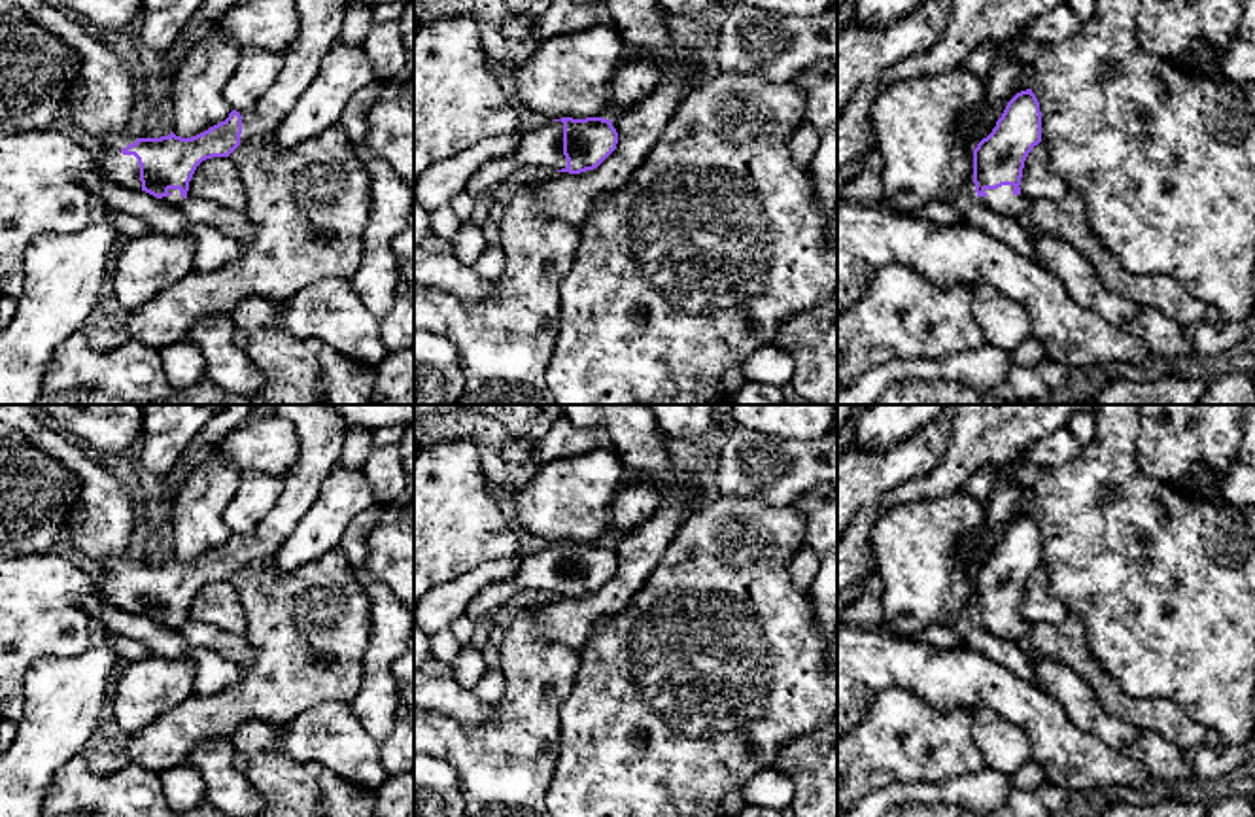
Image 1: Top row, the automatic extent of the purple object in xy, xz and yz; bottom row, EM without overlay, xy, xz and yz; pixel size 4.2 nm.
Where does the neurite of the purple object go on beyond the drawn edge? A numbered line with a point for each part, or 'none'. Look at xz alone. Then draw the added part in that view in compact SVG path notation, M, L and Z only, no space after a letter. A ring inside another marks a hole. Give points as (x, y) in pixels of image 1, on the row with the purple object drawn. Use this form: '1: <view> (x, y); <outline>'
1: xz (545, 146); M550 121L537 130L524 132L518 159L524 165L544 166L554 172L565 168L567 159L563 155L563 123Z

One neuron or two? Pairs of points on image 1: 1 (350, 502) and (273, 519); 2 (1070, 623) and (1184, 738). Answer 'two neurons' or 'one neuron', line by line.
1: two neurons
2: one neuron

